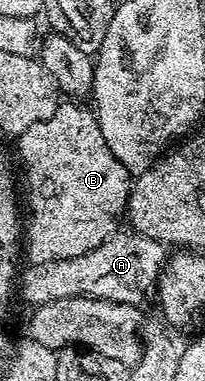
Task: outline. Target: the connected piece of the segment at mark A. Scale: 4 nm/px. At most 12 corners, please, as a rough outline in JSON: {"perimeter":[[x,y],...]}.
{"perimeter":[[118,231],[75,259],[26,266],[36,307],[72,297],[144,306],[166,246]]}

